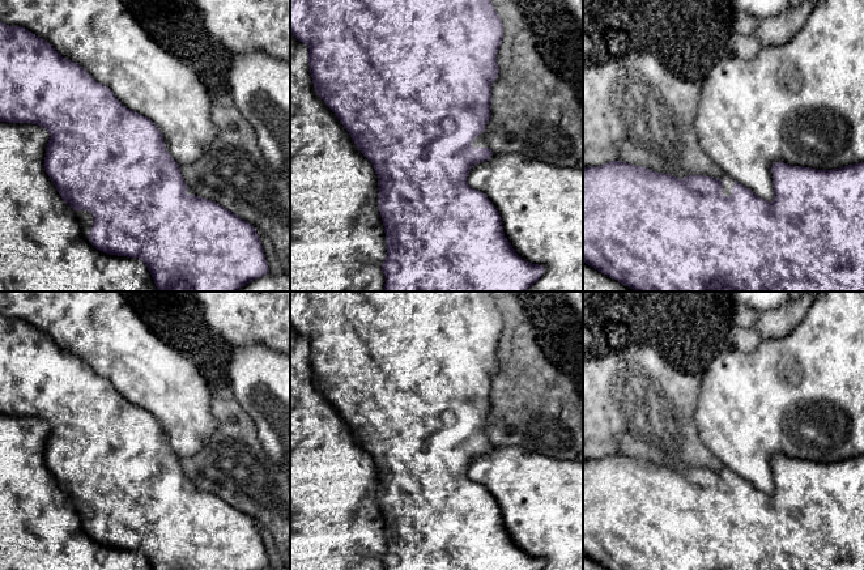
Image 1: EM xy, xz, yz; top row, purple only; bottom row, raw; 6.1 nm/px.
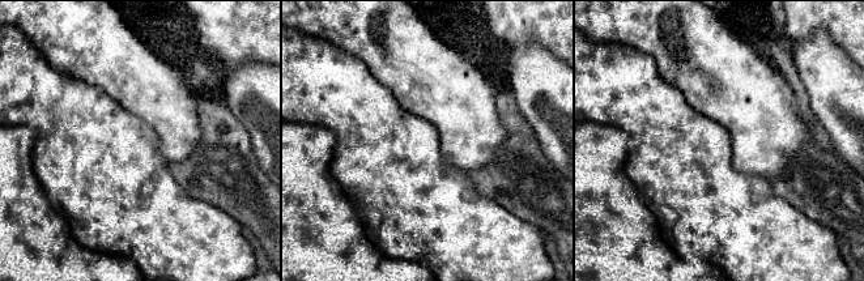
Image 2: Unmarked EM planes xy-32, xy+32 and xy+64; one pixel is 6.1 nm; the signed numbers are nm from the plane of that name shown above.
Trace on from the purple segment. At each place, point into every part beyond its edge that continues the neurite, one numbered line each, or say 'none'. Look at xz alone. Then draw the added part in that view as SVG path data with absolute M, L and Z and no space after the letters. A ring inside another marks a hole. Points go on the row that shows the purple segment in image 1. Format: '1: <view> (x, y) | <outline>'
1: xz (480, 141) | M480 133L474 141L472 142L472 146L476 148L489 148L486 139L485 139L485 133Z

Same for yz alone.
1: yz (728, 183) | M728 175L722 176L722 196L729 197L732 195L732 188L735 186L735 180L731 179Z

